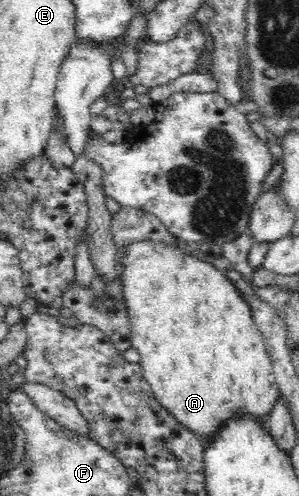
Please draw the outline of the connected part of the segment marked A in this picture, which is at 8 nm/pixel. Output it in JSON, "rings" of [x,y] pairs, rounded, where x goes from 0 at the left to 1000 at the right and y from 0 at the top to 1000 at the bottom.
{"rings":[[[505,484],[428,492],[398,532],[408,532],[398,556],[441,669],[441,702],[468,712],[465,738],[535,817],[602,855],[642,871],[669,871],[689,887],[793,833],[823,833],[893,855],[940,798],[910,726],[890,708],[883,675],[856,663],[843,623],[746,546],[656,514],[615,510],[595,494],[555,496]]]}

